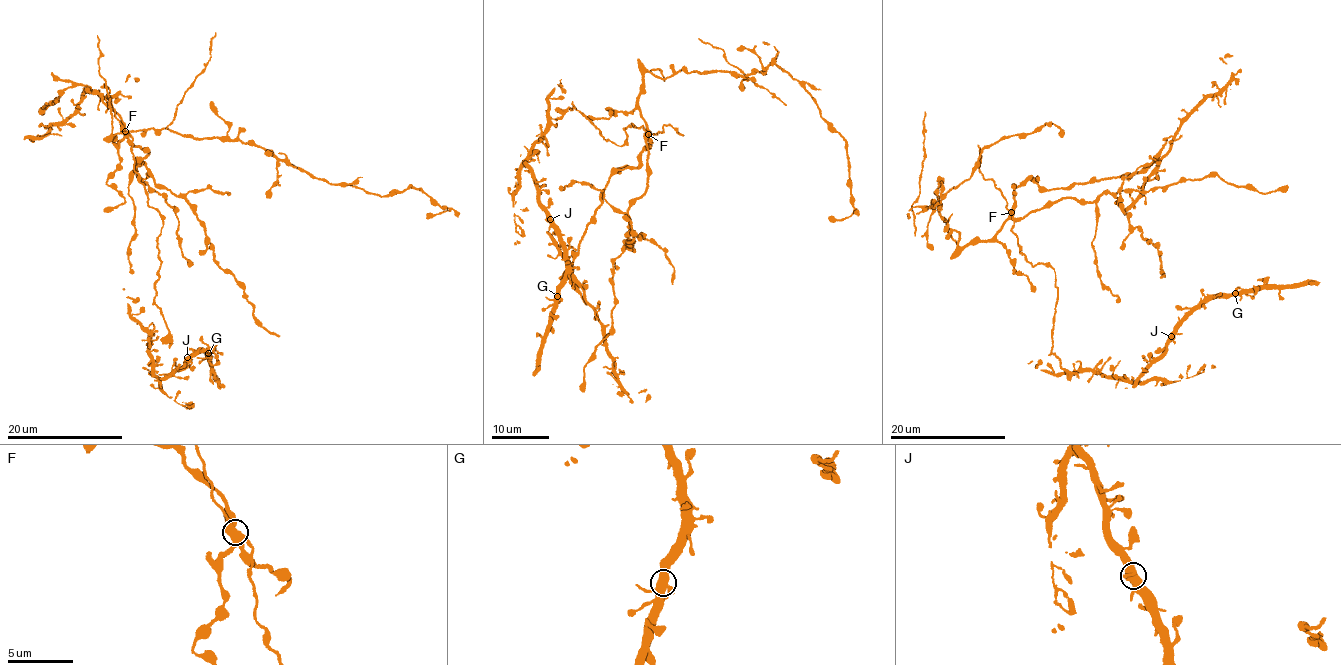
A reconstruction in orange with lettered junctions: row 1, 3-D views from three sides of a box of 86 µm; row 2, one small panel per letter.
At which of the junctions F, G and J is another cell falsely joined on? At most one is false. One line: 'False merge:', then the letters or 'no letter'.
False merge: F

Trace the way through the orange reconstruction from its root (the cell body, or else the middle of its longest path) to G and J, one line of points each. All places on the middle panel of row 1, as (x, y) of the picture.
G: (643, 127), (629, 124), (619, 146), (572, 102), (548, 99), (547, 130), (524, 169), (561, 243), (557, 296)
J: (643, 127), (629, 124), (619, 146), (572, 102), (548, 99), (547, 130), (524, 169), (550, 219)

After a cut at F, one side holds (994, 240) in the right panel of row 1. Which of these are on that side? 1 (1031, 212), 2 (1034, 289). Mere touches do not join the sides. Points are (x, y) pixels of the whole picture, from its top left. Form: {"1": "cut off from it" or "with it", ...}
{"1": "with it", "2": "with it"}

